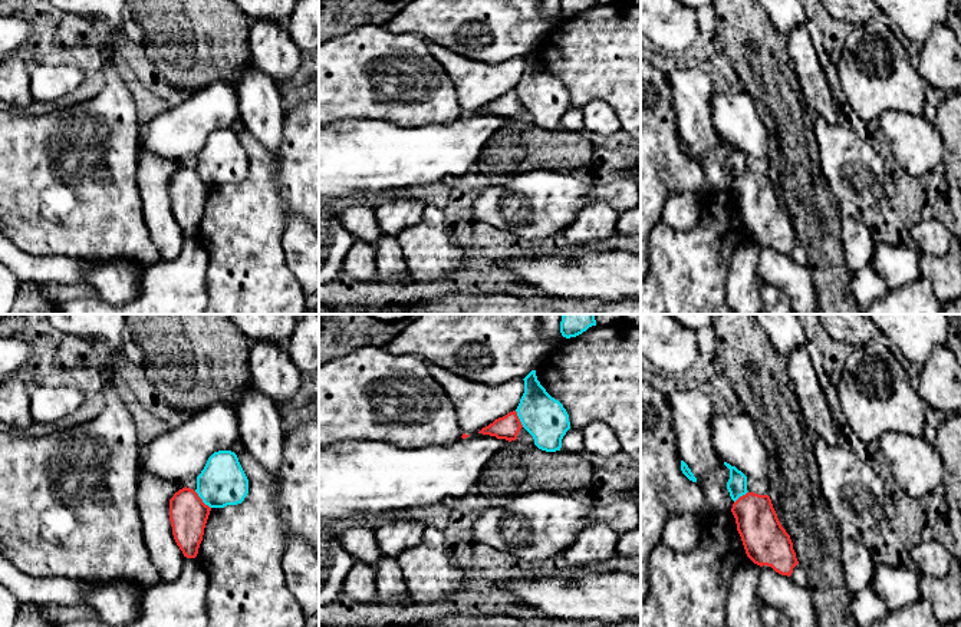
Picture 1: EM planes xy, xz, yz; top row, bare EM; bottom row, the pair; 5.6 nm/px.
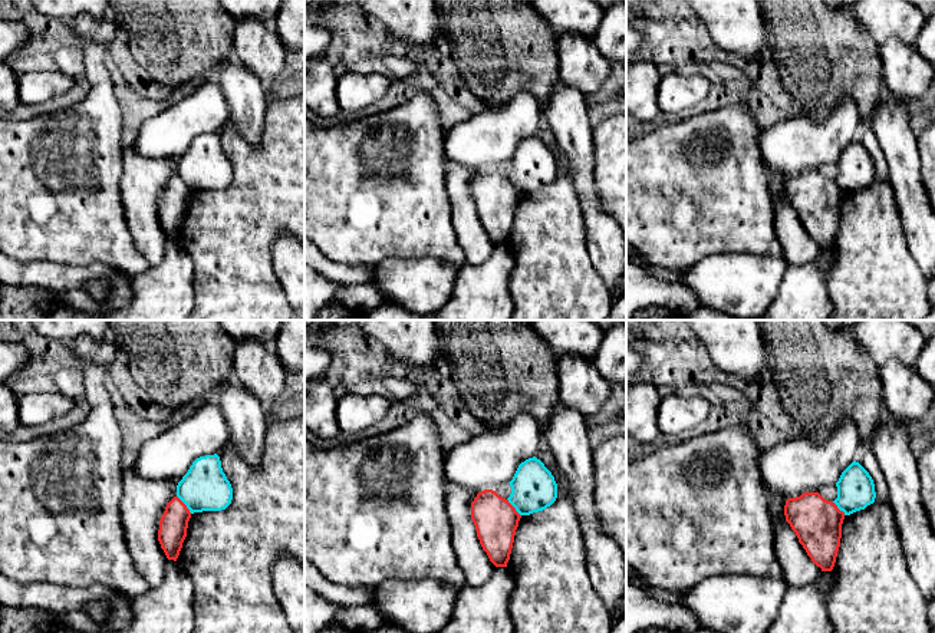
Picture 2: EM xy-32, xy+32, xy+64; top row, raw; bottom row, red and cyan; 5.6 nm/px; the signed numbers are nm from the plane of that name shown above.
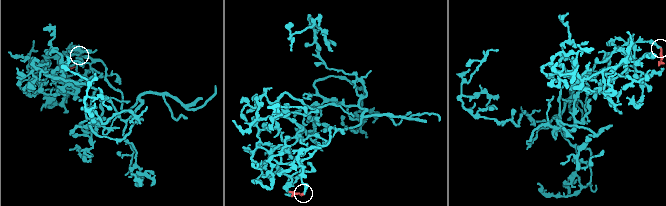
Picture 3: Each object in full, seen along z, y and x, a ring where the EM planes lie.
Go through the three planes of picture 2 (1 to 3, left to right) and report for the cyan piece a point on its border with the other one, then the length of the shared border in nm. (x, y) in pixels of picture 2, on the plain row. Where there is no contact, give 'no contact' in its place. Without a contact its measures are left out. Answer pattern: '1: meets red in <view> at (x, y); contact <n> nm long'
1: meets red in xy-32 at (184, 183); contact 130 nm long
2: meets red in xy+32 at (513, 185); contact 130 nm long
3: meets red in xy+64 at (838, 187); contact 100 nm long

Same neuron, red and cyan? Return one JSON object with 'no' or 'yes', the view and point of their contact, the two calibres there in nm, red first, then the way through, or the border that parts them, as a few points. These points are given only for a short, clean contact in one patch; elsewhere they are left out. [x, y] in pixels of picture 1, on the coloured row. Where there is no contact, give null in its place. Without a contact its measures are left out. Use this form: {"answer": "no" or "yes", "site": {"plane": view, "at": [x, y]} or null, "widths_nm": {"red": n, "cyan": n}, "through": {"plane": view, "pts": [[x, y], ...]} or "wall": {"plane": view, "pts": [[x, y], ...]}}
{"answer": "no", "site": {"plane": "xy", "at": [201, 500]}, "widths_nm": {"red": 220, "cyan": 260}, "wall": {"plane": "xy", "pts": [[194, 491], [210, 508]]}}

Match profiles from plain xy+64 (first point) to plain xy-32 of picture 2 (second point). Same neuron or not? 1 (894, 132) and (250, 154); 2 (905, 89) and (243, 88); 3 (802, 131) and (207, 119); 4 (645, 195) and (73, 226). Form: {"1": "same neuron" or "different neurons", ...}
{"1": "different neurons", "2": "different neurons", "3": "same neuron", "4": "same neuron"}

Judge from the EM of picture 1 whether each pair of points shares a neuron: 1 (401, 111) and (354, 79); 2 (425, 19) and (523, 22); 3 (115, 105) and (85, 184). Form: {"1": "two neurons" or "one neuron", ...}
{"1": "one neuron", "2": "one neuron", "3": "one neuron"}

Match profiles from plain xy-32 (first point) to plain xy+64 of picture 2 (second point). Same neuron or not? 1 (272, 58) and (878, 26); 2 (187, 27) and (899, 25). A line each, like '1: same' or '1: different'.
1: same
2: different

